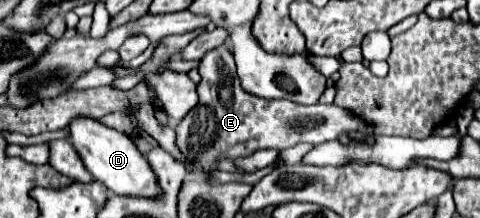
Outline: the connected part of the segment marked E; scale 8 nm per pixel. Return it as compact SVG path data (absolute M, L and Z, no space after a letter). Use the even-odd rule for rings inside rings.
M216 48L202 58L198 68L202 82L198 84L200 104L188 112L188 116L176 128L176 146L178 150L192 162L200 162L202 170L210 174L216 170L216 162L220 158L248 158L256 150L276 148L284 150L296 146L300 142L322 144L330 140L348 140L346 132L358 130L368 134L370 138L372 128L368 128L360 118L348 116L344 108L336 108L332 104L314 104L302 106L290 100L264 100L252 96L242 90L240 78L236 74L236 64L232 54L224 48Z

